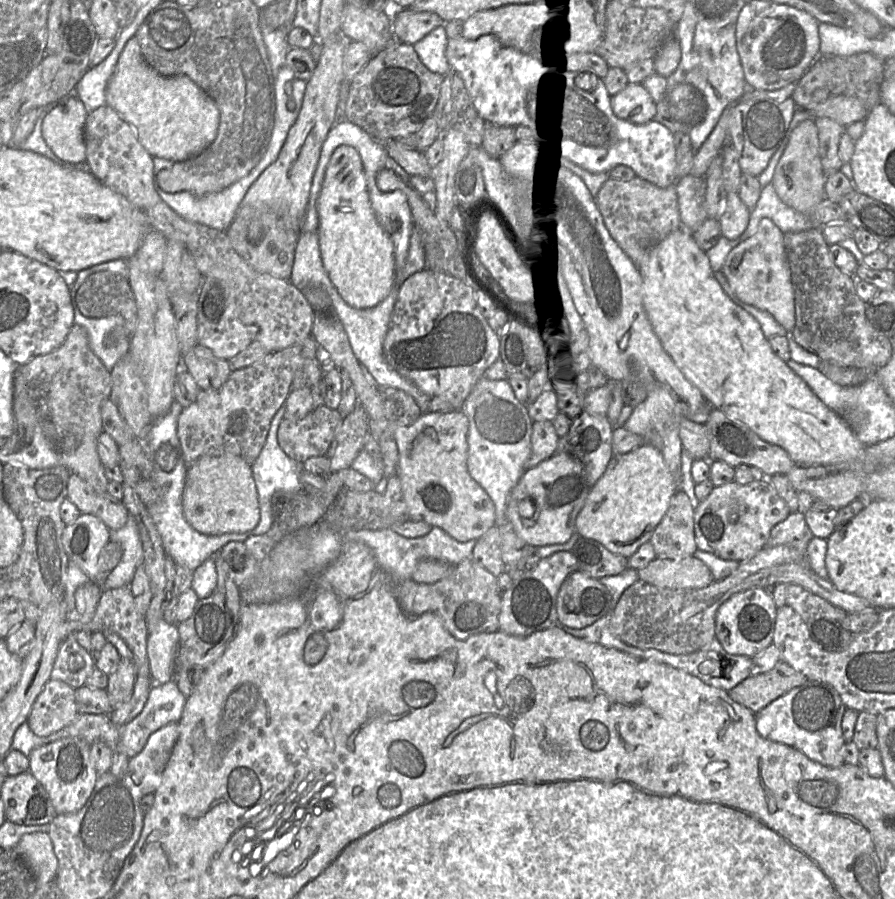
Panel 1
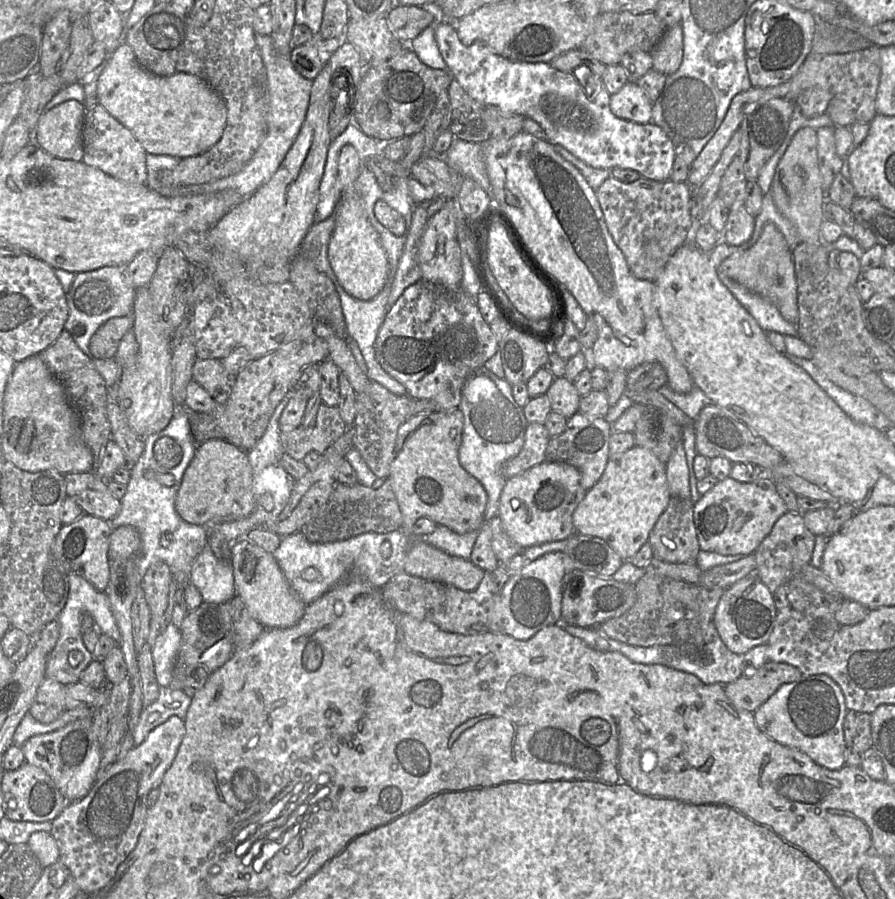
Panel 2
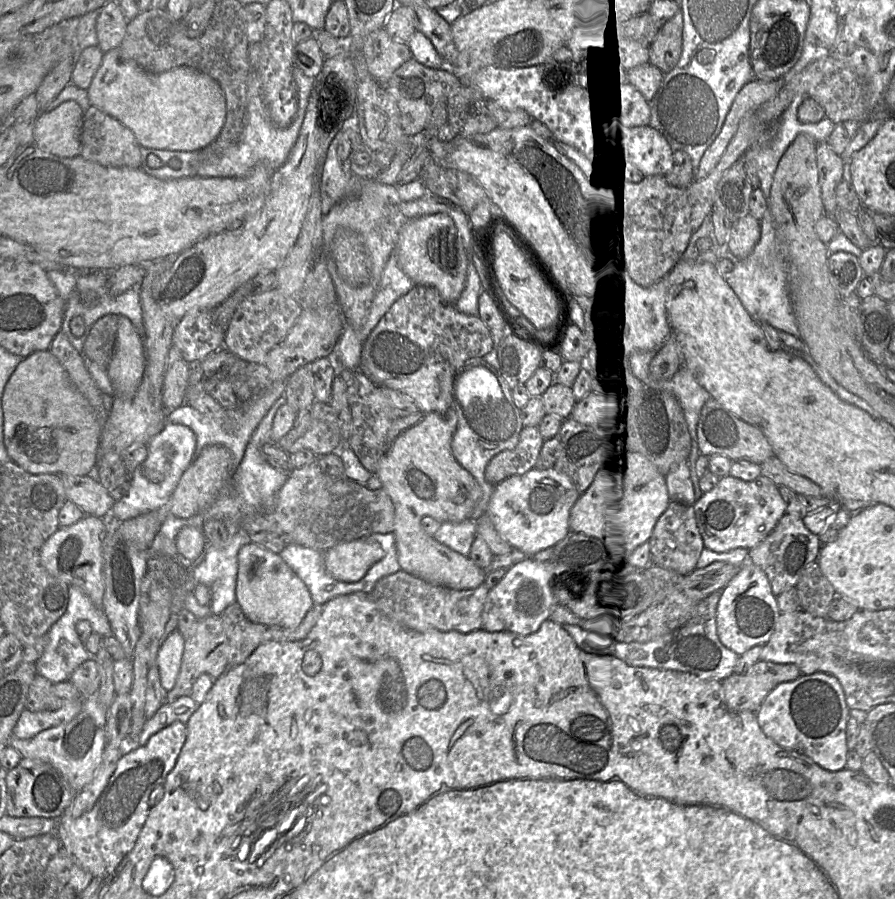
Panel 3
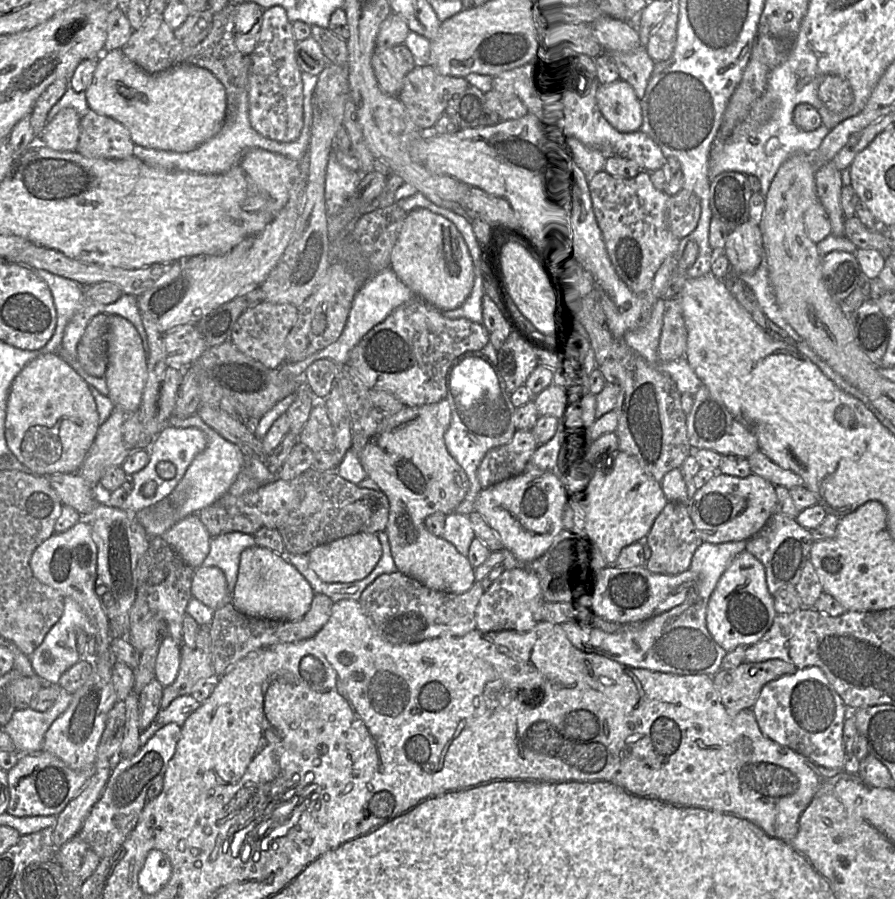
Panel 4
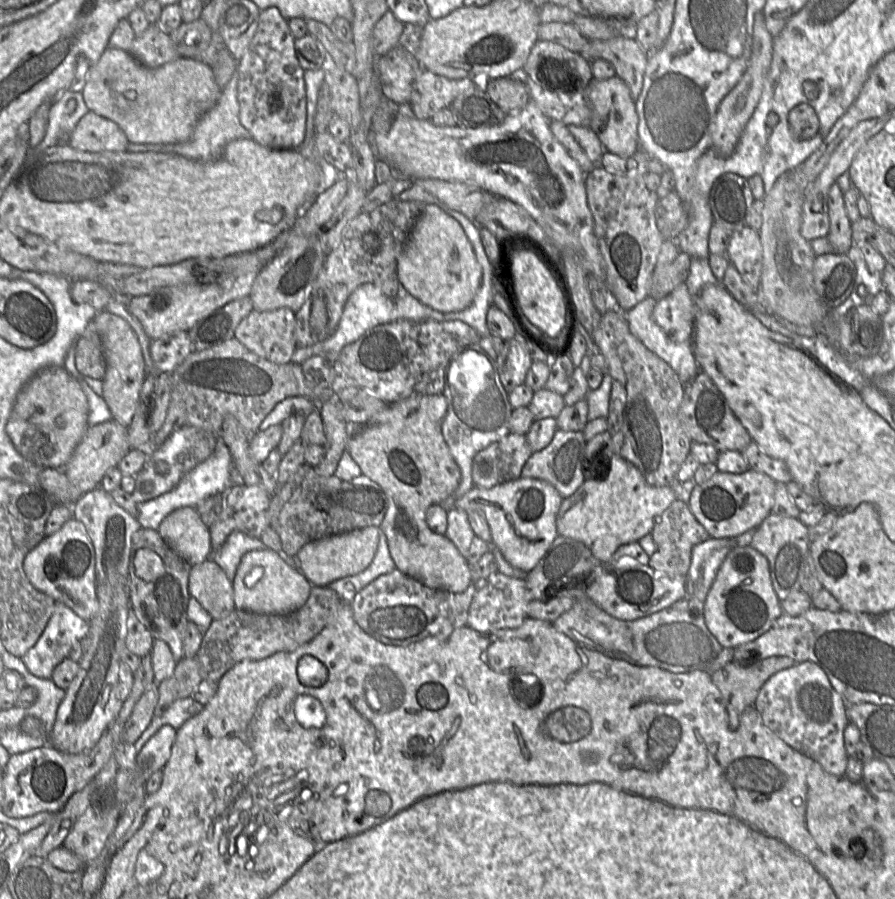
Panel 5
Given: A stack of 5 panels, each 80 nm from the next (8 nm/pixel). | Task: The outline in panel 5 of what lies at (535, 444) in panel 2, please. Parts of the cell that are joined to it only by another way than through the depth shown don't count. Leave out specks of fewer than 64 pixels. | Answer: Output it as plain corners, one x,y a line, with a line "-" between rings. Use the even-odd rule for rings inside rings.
510,432
474,456
472,463
474,486
491,488
522,477
522,468
531,455
532,450
526,436

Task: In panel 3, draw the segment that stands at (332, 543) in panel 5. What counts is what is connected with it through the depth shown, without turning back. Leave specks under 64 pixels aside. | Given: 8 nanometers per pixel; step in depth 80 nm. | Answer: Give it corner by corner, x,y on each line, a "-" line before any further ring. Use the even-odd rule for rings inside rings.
367,538
339,543
324,551
326,571
342,582
357,582
385,557
382,546

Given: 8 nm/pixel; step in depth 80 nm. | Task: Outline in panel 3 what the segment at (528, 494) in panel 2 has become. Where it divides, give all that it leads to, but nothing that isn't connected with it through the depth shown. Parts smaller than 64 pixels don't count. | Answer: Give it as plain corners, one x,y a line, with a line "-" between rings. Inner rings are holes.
532,468
495,485
487,514
500,535
514,548
531,556
560,542
570,531
570,510
580,493
569,476
553,469

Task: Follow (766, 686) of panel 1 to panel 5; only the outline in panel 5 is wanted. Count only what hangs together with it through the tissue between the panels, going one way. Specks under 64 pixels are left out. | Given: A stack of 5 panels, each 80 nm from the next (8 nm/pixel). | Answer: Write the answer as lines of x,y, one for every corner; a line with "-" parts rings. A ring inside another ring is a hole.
771,656
749,666
730,662
711,672
727,709
730,728
739,726
742,713
754,705
760,689
772,675
795,664
790,657

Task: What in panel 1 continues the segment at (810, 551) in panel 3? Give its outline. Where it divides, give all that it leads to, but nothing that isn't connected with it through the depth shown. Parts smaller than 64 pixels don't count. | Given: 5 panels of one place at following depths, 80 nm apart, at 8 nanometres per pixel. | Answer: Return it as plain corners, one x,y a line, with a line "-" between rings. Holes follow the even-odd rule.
800,511
791,512
785,520
774,526
766,547
789,545
802,553
806,562
807,546
813,537
814,535
806,523
805,514

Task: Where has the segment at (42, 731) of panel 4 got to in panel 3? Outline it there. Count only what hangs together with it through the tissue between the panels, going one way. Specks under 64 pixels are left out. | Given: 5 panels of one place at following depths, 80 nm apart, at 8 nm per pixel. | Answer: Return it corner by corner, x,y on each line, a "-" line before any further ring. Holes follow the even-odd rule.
82,699
64,705
57,711
31,712
24,710
13,729
13,735
21,740
31,739
38,733
67,723
82,708

